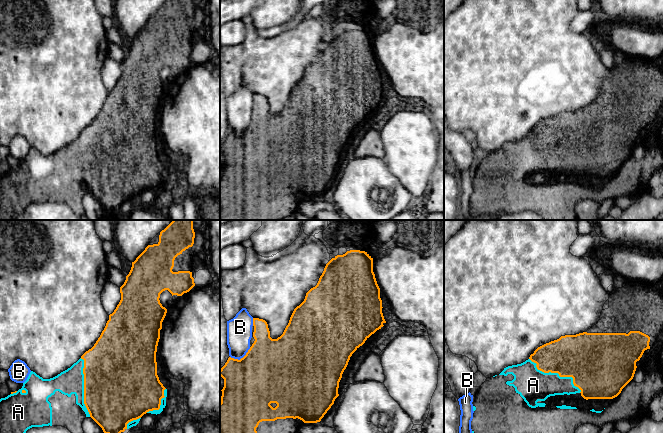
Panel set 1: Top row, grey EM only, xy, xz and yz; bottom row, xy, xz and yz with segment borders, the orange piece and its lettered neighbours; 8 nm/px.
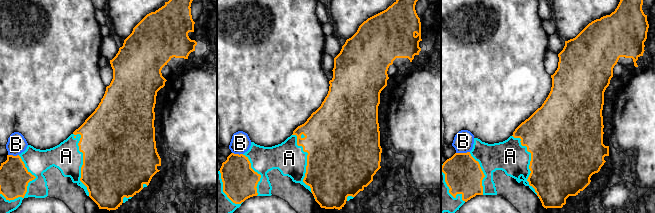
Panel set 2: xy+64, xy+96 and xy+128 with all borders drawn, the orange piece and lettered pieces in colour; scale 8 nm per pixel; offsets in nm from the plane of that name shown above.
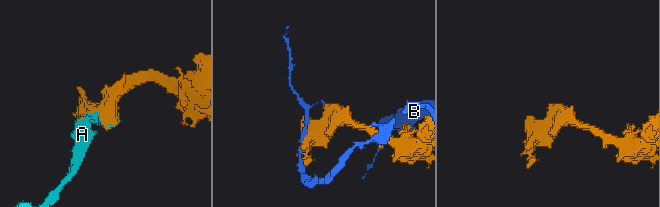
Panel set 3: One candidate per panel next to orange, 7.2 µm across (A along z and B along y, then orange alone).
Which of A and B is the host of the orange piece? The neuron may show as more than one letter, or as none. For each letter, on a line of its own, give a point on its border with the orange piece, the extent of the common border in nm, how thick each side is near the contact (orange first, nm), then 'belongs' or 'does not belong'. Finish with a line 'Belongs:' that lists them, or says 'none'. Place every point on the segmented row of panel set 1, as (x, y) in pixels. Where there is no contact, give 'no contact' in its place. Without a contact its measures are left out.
A: contact yz (556, 372); length 500 nm; calibres 380 and 260 nm; belongs
B: contact xz (241, 358); length 190 nm; calibres 480 and 200 nm; does not belong
Belongs: A

